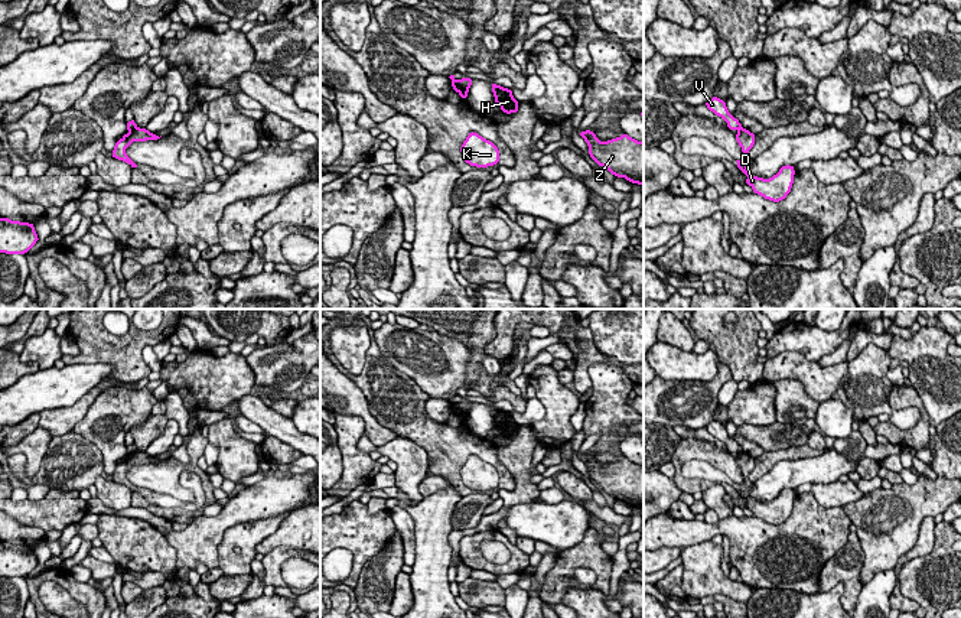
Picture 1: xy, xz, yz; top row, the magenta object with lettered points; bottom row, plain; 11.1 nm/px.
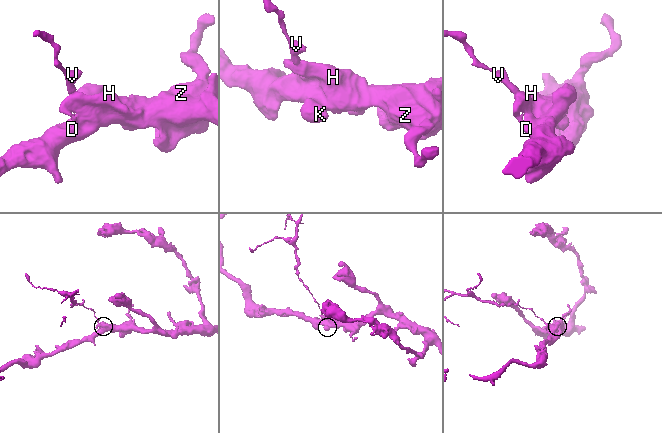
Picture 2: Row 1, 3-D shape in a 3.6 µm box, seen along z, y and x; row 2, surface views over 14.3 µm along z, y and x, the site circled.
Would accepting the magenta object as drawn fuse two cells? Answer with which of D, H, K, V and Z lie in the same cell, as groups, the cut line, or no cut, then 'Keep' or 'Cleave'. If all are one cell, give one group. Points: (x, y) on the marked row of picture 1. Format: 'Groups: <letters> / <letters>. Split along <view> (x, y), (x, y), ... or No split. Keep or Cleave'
Groups: D H K Z / V. Split along yz (742, 127), (738, 130). Cleave

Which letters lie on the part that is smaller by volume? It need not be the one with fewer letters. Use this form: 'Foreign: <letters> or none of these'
Foreign: V

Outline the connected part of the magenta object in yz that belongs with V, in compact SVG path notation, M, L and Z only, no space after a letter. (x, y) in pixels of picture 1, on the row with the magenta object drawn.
M713 97L710 98L707 103L706 103L707 108L710 111L713 111L716 116L721 117L726 123L727 123L727 127L730 130L739 130L742 129L742 124L739 123L737 118L734 118L727 107L726 107L726 103L717 97Z

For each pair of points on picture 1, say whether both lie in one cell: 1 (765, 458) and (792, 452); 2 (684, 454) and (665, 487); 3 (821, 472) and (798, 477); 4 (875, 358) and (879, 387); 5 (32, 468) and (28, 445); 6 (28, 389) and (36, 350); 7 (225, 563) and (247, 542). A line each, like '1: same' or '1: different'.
1: same
2: different
3: same
4: same
5: same
6: different
7: same

